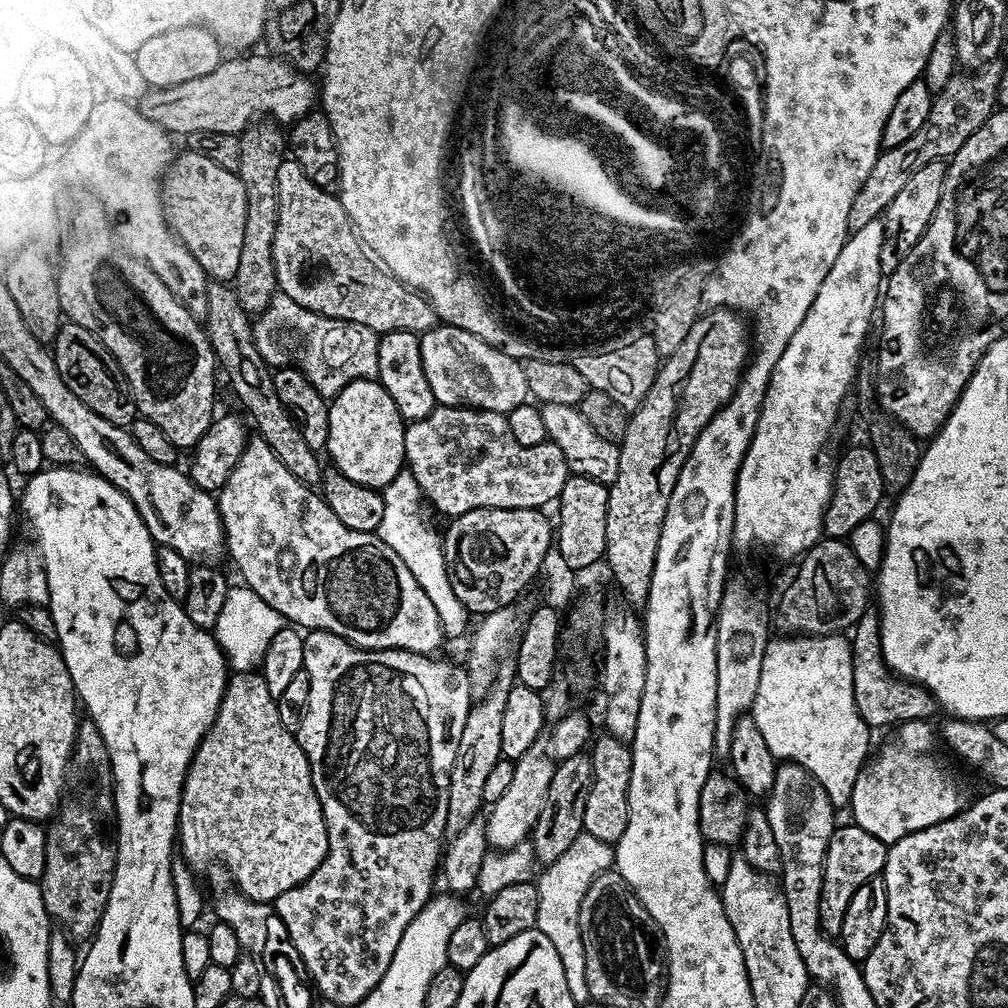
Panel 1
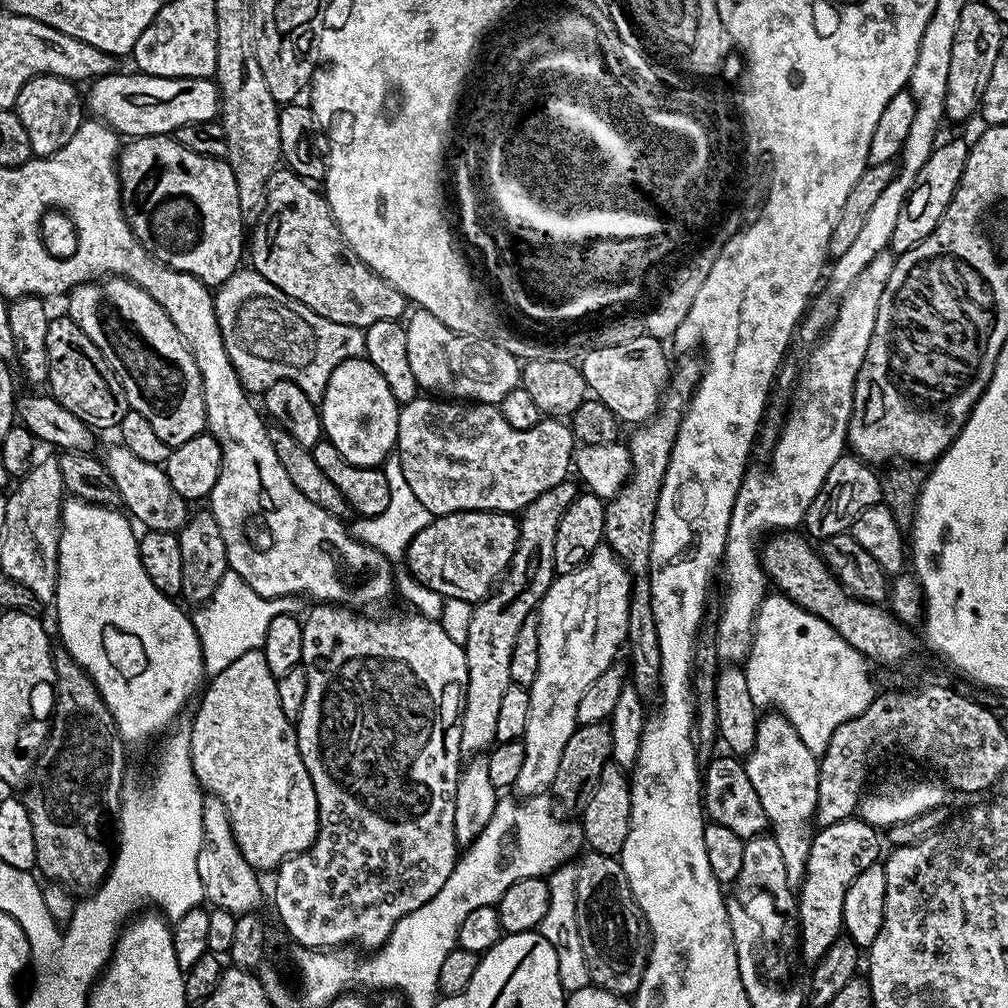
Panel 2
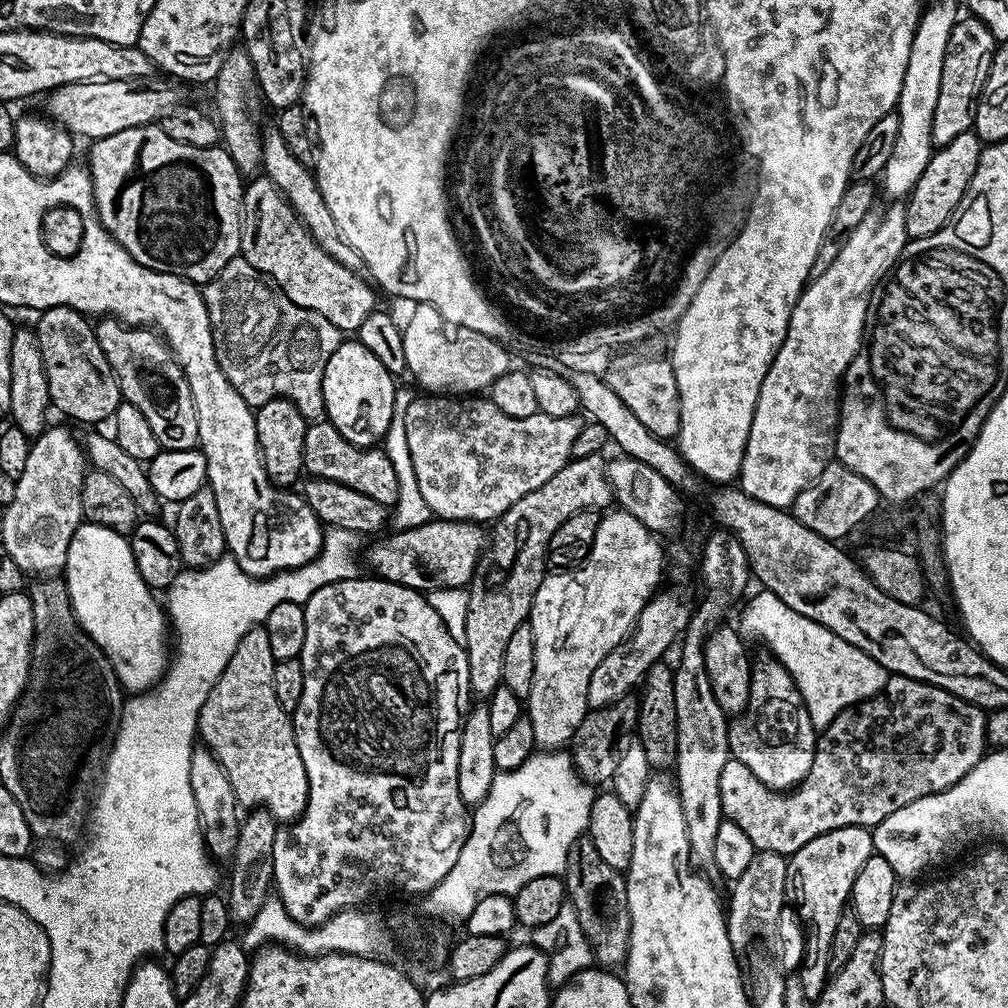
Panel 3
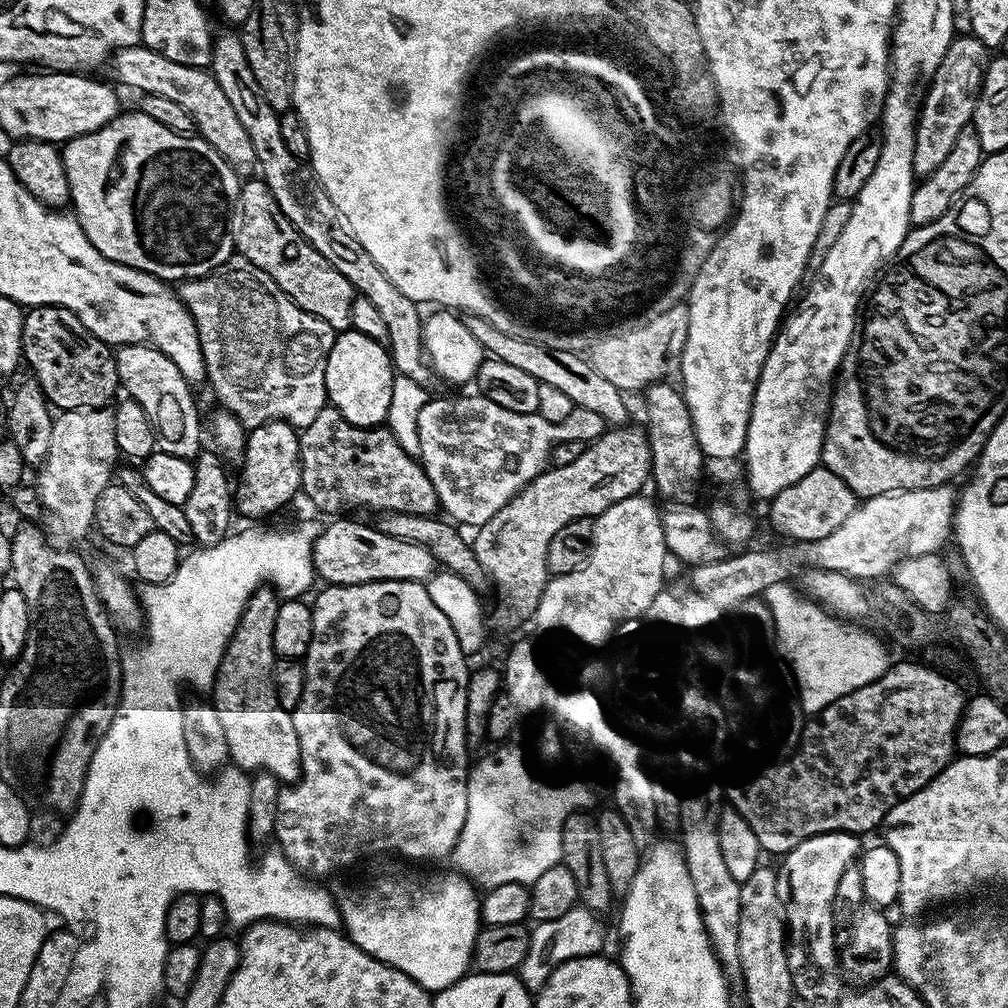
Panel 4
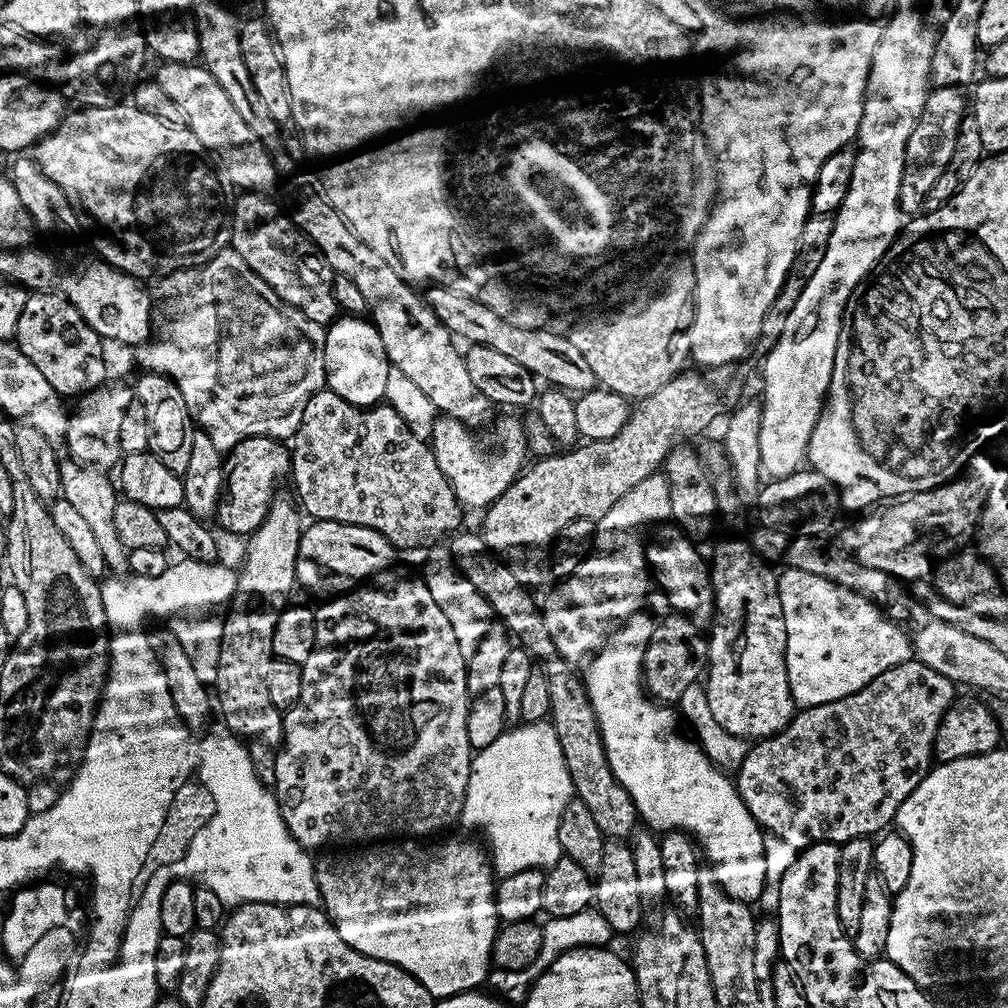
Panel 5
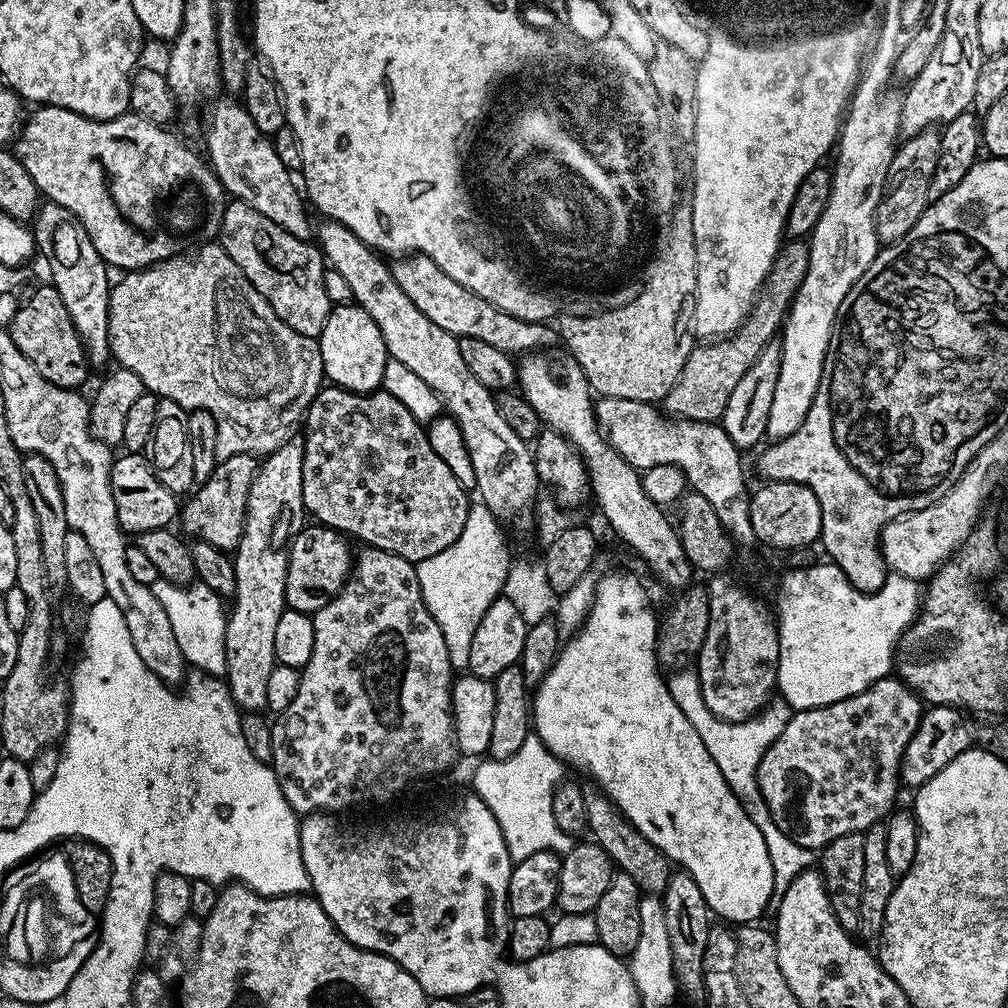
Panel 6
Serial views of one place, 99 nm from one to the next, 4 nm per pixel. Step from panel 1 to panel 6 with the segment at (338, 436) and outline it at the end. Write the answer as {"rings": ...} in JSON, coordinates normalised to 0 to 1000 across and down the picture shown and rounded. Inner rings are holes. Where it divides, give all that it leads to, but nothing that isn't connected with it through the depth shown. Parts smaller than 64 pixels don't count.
{"rings":[[[346,300],[332,303],[325,311],[323,323],[315,336],[319,347],[321,372],[332,384],[342,385],[345,389],[372,389],[380,382],[381,368],[387,356],[383,347],[383,339],[379,335],[379,327],[375,327],[375,323],[371,319],[371,315],[367,315],[367,312],[363,312],[363,308],[356,302]]]}

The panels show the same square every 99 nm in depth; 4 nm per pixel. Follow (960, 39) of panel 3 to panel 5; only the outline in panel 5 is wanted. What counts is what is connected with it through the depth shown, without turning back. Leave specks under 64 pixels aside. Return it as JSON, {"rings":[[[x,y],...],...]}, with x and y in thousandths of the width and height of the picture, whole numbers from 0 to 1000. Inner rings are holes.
{"rings":[[[926,86],[919,97],[919,105],[915,105],[915,117],[911,117],[911,125],[903,132],[903,141],[899,141],[899,157],[895,165],[895,185],[891,185],[891,200],[894,211],[909,212],[919,200],[919,192],[923,192],[927,181],[931,181],[935,169],[942,165],[942,157],[946,154],[946,144],[950,141],[950,125],[956,120],[956,95],[951,86]]]}

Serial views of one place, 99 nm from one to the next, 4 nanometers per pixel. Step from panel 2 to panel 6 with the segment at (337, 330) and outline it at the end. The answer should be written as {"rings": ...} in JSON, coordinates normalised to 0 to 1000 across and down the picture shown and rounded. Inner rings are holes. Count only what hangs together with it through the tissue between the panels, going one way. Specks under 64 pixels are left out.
{"rings":[[[216,240],[197,243],[191,252],[170,254],[160,262],[122,271],[107,291],[107,330],[110,356],[120,365],[133,367],[144,386],[156,395],[172,397],[188,407],[199,405],[215,417],[218,450],[215,457],[232,450],[265,450],[291,436],[296,425],[294,405],[305,410],[322,380],[317,338],[296,331],[252,288],[236,260]]]}

